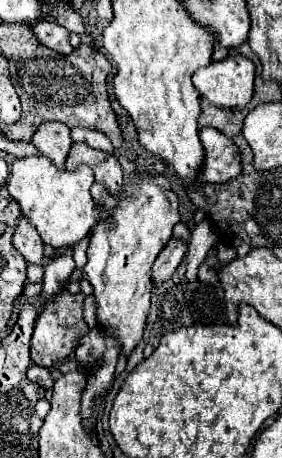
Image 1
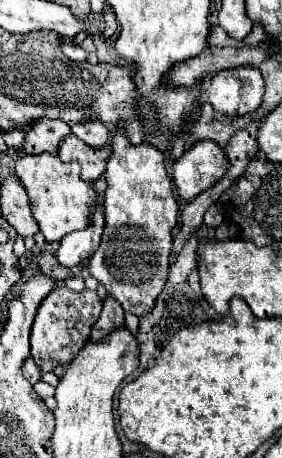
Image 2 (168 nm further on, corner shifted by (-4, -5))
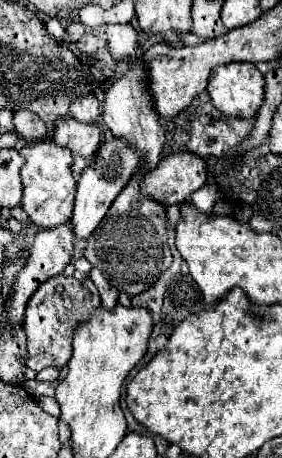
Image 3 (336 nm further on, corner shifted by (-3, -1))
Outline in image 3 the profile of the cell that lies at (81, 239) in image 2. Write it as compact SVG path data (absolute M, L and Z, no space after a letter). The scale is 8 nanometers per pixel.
M113 138L109 142L103 142L95 154L95 160L91 166L87 166L81 172L81 178L77 182L77 198L75 198L75 210L73 210L73 232L79 240L85 240L91 236L91 232L97 228L97 224L105 218L111 202L117 198L117 194L139 174L139 168L145 164L139 150L131 146L125 138Z

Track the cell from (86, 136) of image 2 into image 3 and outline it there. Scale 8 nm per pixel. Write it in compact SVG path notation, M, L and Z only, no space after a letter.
M85 94L71 104L69 112L79 122L97 122L101 116L101 104L95 94Z

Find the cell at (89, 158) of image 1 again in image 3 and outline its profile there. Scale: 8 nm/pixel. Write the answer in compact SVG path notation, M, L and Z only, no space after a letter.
M61 118L53 128L53 140L73 152L73 174L79 176L87 168L103 140L97 124L81 124L75 118Z

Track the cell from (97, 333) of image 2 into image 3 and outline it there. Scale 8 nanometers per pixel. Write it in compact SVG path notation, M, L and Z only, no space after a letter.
M91 268L89 278L91 278L93 284L97 286L103 306L105 306L105 308L113 308L113 306L117 304L117 296L119 296L119 292L117 292L117 290L115 290L115 288L113 288L105 278L103 278L103 274L101 274L99 270L95 270L95 268Z

